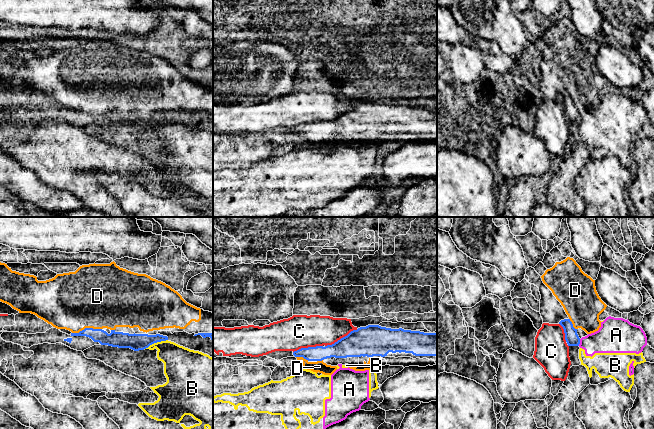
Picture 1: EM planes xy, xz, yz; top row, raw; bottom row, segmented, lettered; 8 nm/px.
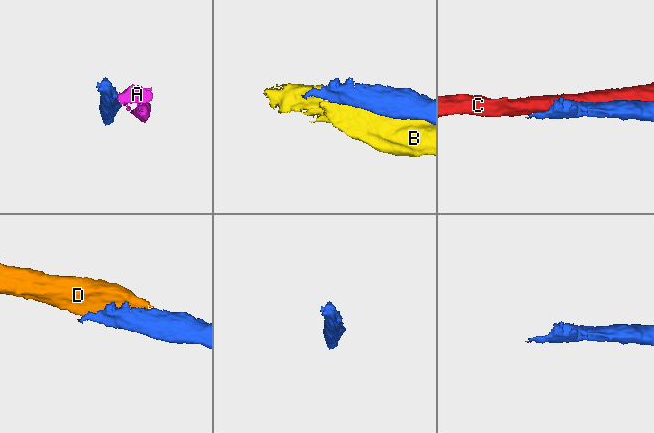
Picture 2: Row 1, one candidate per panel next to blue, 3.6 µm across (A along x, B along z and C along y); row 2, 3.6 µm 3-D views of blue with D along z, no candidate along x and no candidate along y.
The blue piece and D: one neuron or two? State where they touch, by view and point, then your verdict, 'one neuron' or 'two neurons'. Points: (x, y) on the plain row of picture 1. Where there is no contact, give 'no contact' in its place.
xy (86, 104) | one neuron

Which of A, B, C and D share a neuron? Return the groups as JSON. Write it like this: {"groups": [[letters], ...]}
{"groups": [["A", "B"], ["C"], ["D"]]}

